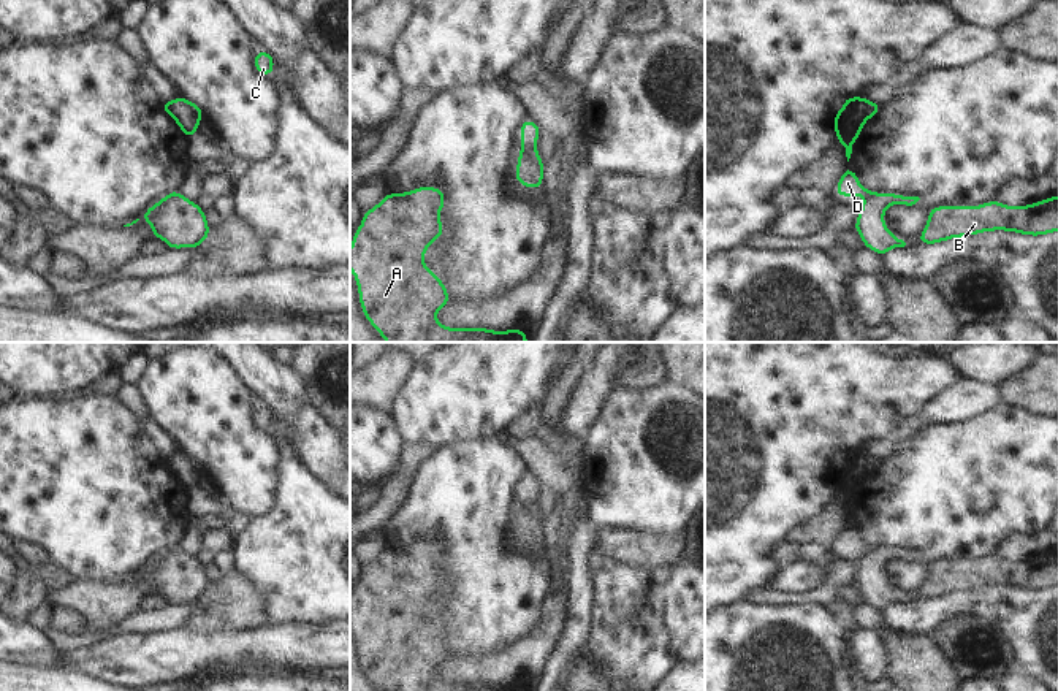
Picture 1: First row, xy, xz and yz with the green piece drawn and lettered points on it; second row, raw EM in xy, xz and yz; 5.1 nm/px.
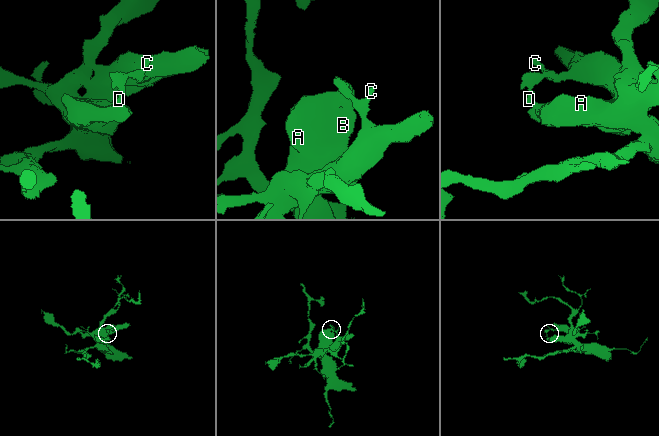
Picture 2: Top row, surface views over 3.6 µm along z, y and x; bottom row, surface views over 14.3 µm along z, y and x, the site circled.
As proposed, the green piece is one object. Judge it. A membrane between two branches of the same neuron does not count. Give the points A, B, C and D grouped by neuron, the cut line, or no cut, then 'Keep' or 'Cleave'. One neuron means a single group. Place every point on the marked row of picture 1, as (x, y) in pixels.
Groups: A B / C D. Split along xz (534, 148), (521, 152). Cleave

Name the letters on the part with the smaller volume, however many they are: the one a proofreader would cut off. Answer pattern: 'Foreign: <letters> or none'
Foreign: C, D

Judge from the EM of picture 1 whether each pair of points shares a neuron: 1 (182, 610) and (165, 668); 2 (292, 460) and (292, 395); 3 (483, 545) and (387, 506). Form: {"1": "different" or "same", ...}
{"1": "different", "2": "same", "3": "different"}

